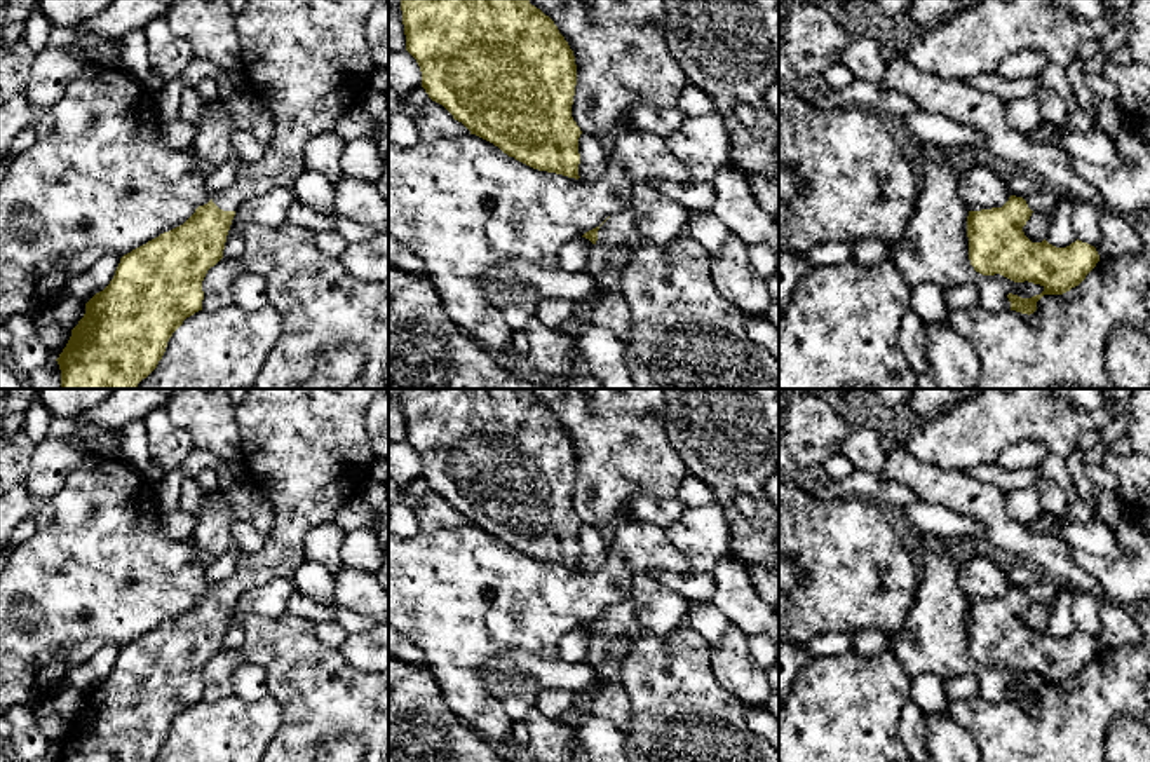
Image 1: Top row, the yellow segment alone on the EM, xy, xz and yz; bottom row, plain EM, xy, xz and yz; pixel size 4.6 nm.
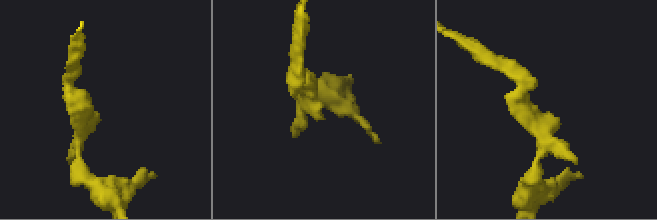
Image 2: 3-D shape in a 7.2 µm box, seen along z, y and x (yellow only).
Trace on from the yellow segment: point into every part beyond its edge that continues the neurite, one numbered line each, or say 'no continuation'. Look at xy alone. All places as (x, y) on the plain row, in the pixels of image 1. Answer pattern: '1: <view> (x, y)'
1: xy (307, 449)

